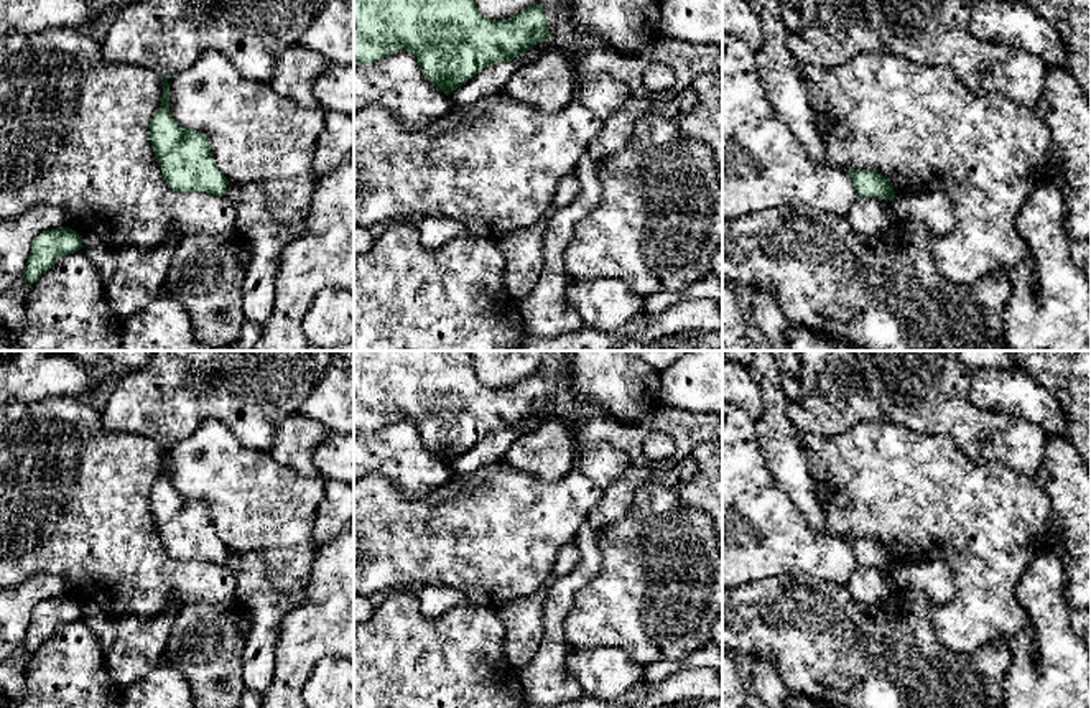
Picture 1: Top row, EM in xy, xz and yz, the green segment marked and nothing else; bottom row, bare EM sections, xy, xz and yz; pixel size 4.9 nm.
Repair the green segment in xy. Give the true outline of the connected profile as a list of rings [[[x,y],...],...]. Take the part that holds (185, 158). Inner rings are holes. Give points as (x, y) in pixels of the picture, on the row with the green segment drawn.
[[[161,77],[161,104],[150,122],[150,140],[165,183],[176,193],[224,196],[229,181],[211,153],[211,140],[178,125],[169,112],[169,77]]]

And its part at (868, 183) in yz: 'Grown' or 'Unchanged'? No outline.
Unchanged

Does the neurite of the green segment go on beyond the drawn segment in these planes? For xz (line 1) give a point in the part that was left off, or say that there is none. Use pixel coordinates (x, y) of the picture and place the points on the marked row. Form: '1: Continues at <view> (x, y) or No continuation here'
1: No continuation here

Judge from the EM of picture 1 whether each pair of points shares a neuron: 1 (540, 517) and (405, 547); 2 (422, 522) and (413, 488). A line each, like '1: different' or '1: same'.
1: same
2: different

